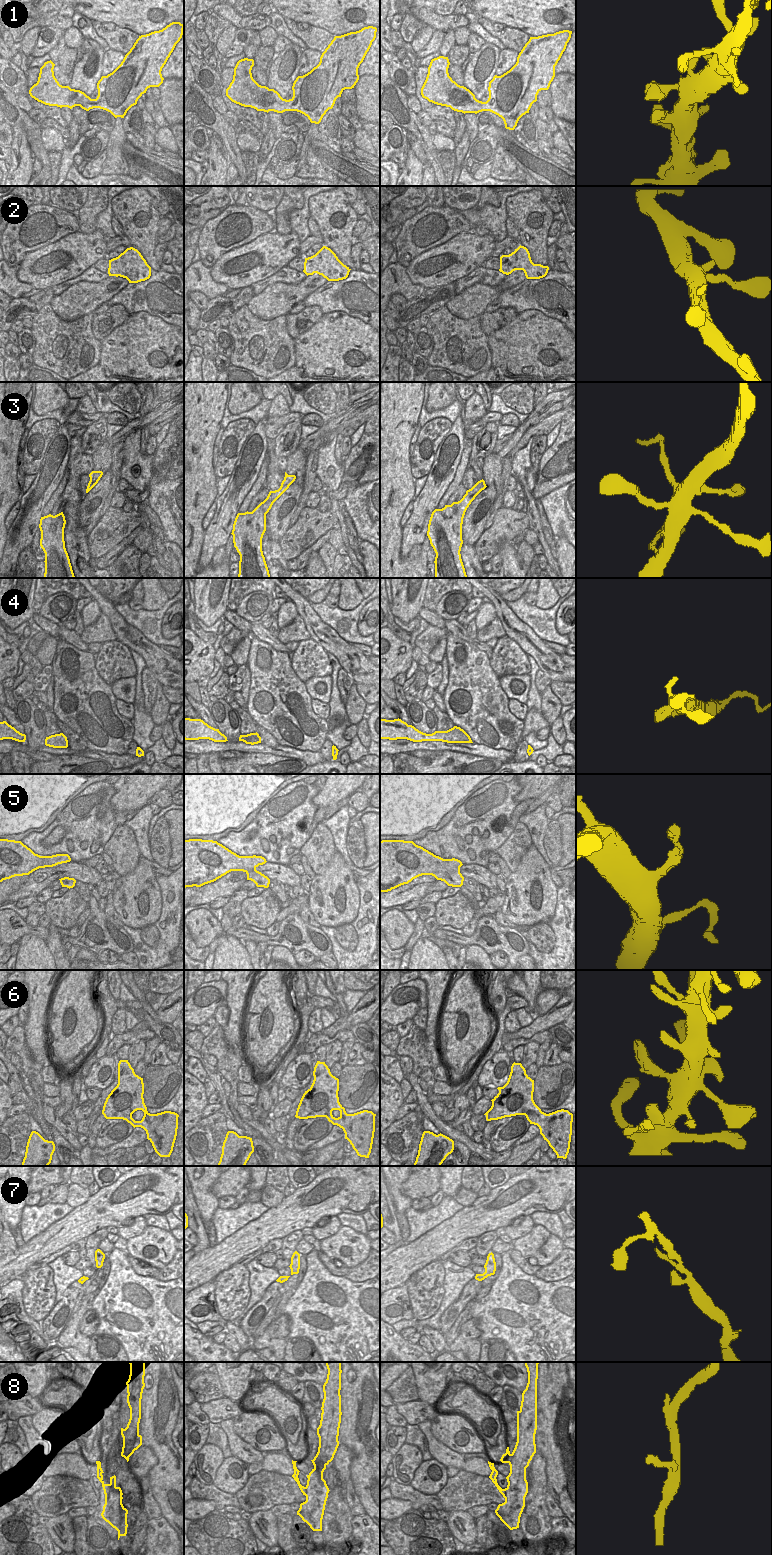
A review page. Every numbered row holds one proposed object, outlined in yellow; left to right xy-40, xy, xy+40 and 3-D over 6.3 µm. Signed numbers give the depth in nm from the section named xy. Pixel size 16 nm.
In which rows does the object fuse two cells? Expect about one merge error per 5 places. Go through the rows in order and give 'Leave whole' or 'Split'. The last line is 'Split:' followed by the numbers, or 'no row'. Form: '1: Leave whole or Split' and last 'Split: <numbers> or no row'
1: Leave whole
2: Leave whole
3: Split
4: Leave whole
5: Leave whole
6: Leave whole
7: Leave whole
8: Leave whole
Split: 3

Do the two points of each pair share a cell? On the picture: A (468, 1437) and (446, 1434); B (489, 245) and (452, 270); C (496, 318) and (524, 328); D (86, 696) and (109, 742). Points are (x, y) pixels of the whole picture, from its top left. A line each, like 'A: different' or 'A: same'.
A: same
B: same
C: different
D: same

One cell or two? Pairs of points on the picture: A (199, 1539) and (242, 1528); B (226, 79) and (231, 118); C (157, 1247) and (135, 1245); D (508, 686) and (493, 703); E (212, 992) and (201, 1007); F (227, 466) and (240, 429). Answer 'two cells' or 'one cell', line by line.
A: one cell
B: two cells
C: one cell
D: two cells
E: one cell
F: one cell

